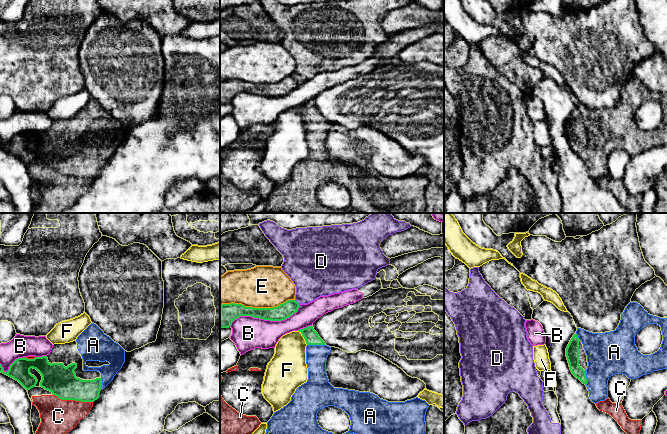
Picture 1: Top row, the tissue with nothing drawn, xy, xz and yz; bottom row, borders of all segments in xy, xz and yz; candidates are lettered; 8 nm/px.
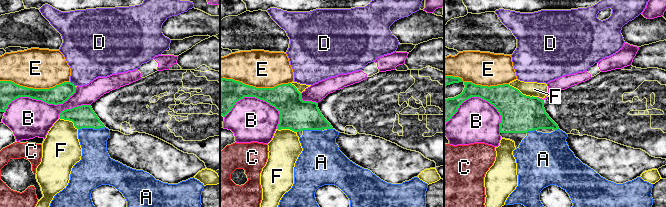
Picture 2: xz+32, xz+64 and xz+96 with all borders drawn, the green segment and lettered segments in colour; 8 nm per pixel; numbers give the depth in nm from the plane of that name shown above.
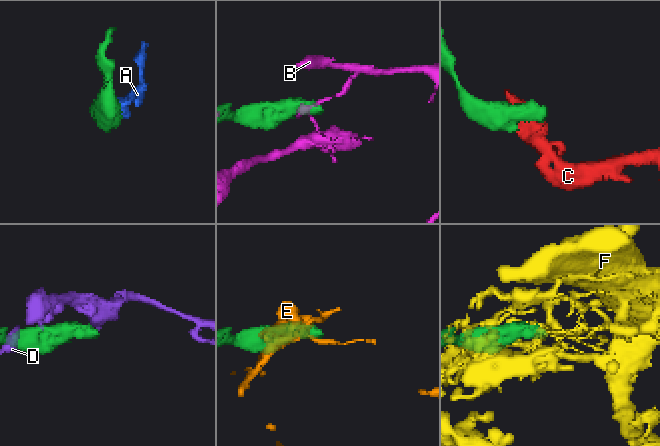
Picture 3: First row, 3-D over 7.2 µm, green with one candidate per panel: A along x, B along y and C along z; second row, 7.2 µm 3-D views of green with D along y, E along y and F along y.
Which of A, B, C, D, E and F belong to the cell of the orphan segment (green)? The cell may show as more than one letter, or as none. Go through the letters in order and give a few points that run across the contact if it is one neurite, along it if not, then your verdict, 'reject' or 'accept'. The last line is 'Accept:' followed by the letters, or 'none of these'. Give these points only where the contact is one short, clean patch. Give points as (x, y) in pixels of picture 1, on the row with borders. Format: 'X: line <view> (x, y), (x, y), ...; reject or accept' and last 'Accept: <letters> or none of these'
A: accept
B: reject
C: reject
D: line xz (294, 300), (299, 303); reject
E: reject
F: reject
Accept: A

